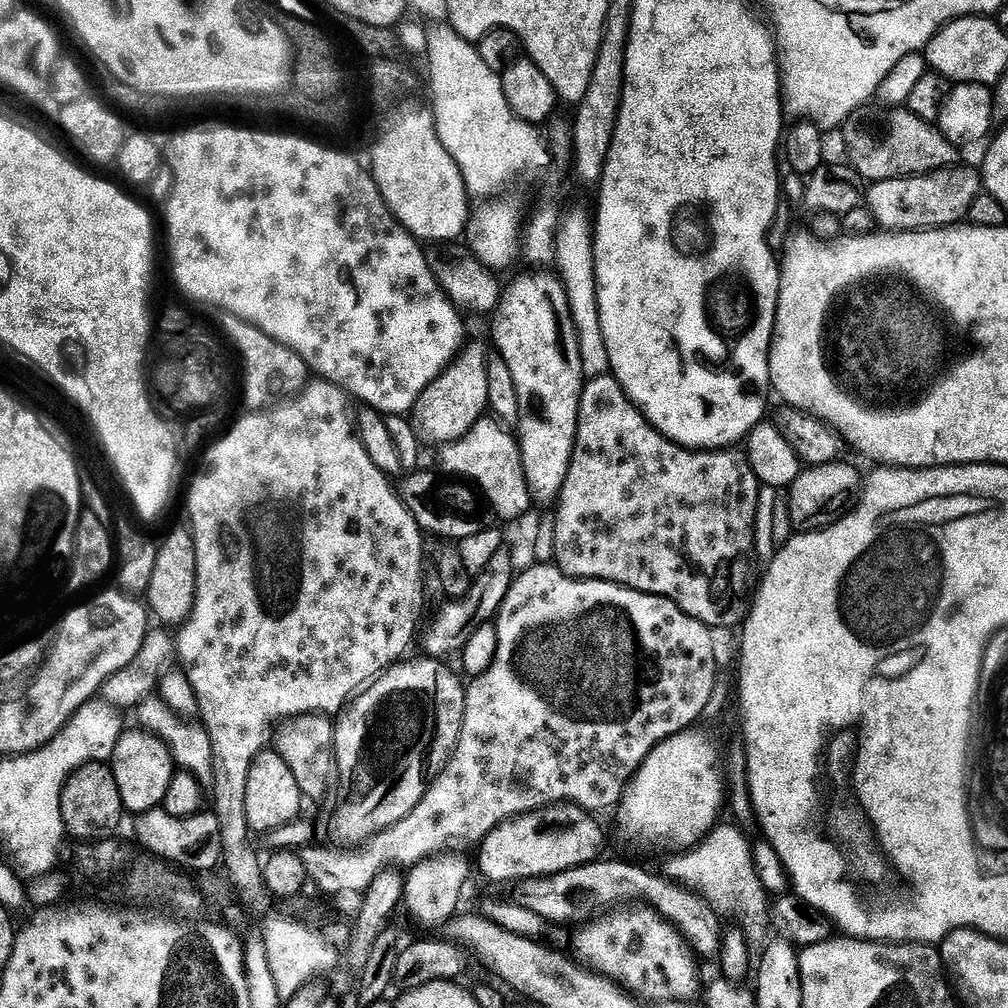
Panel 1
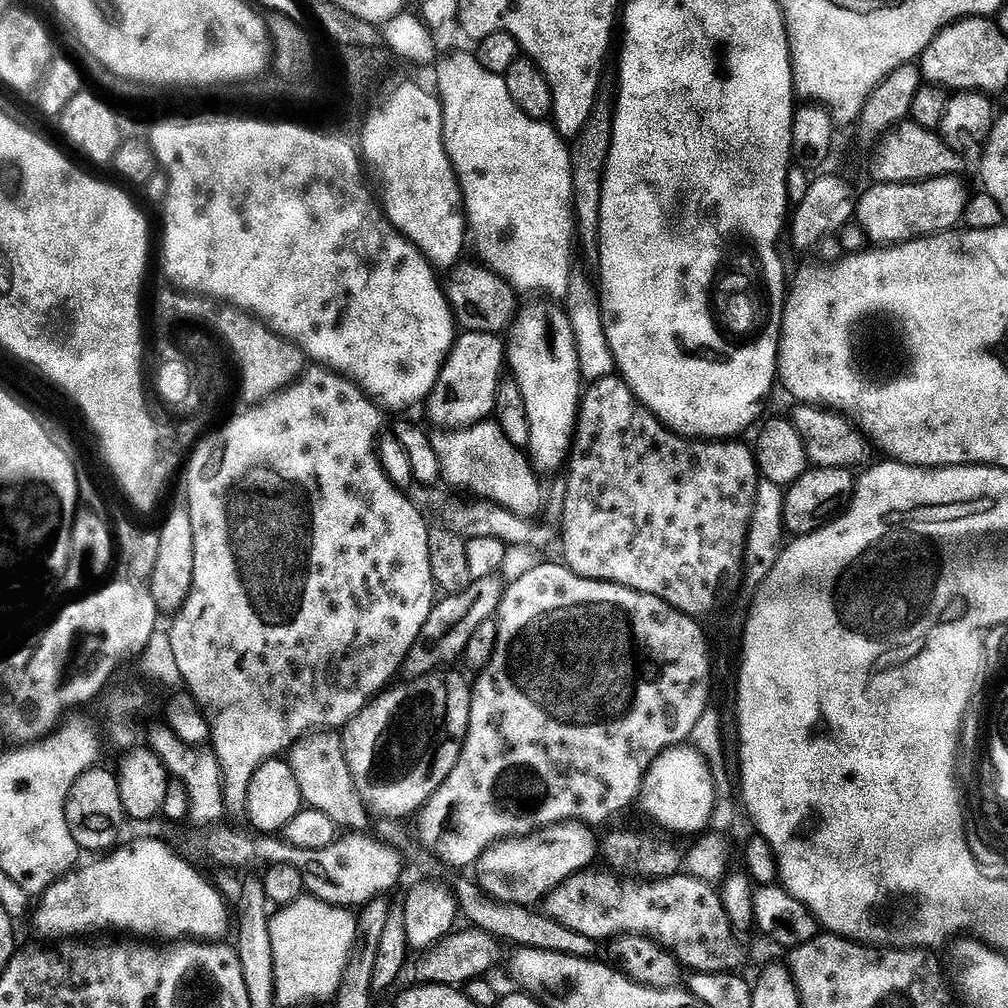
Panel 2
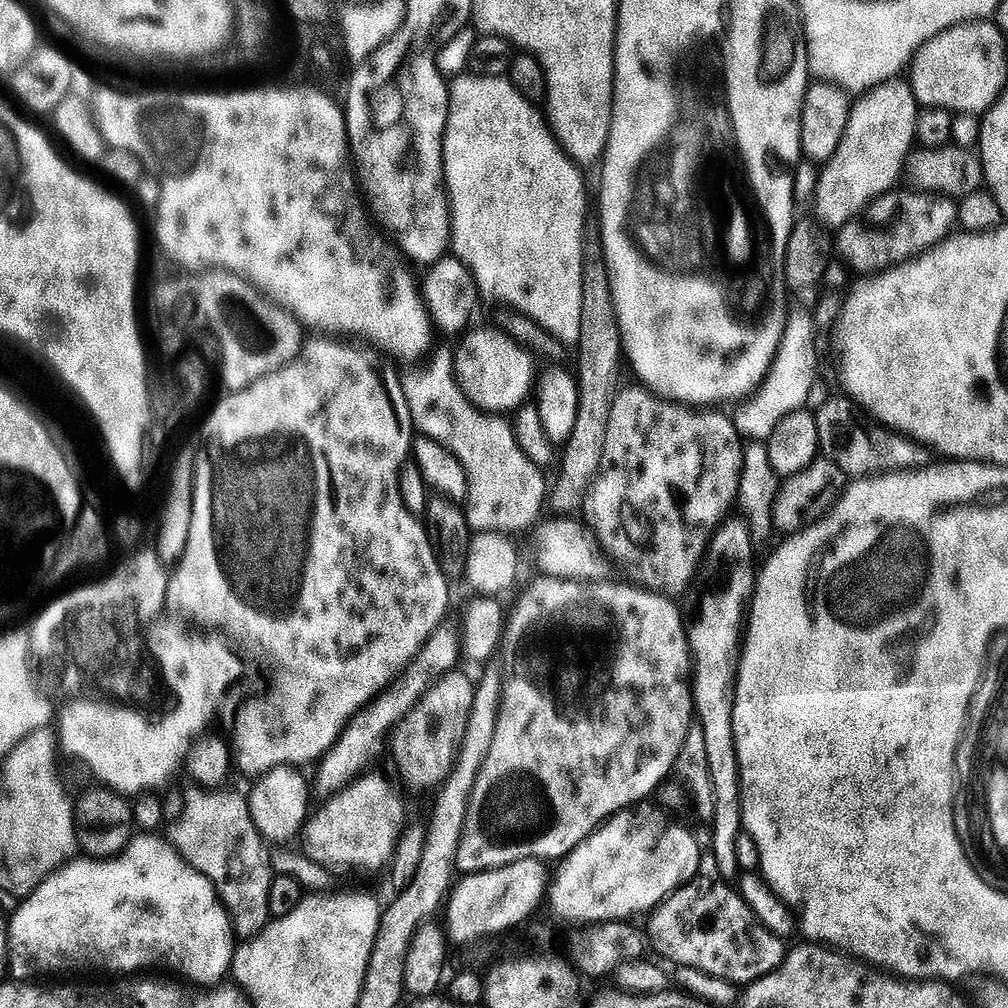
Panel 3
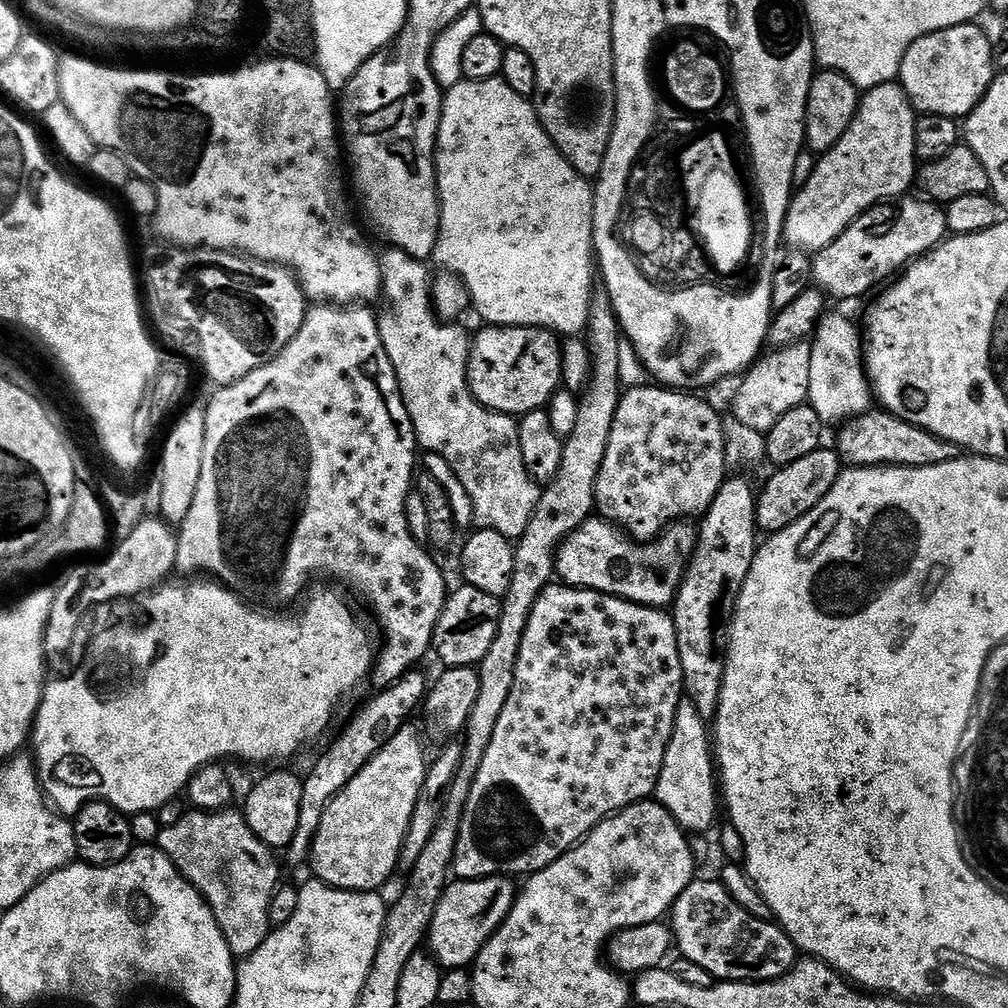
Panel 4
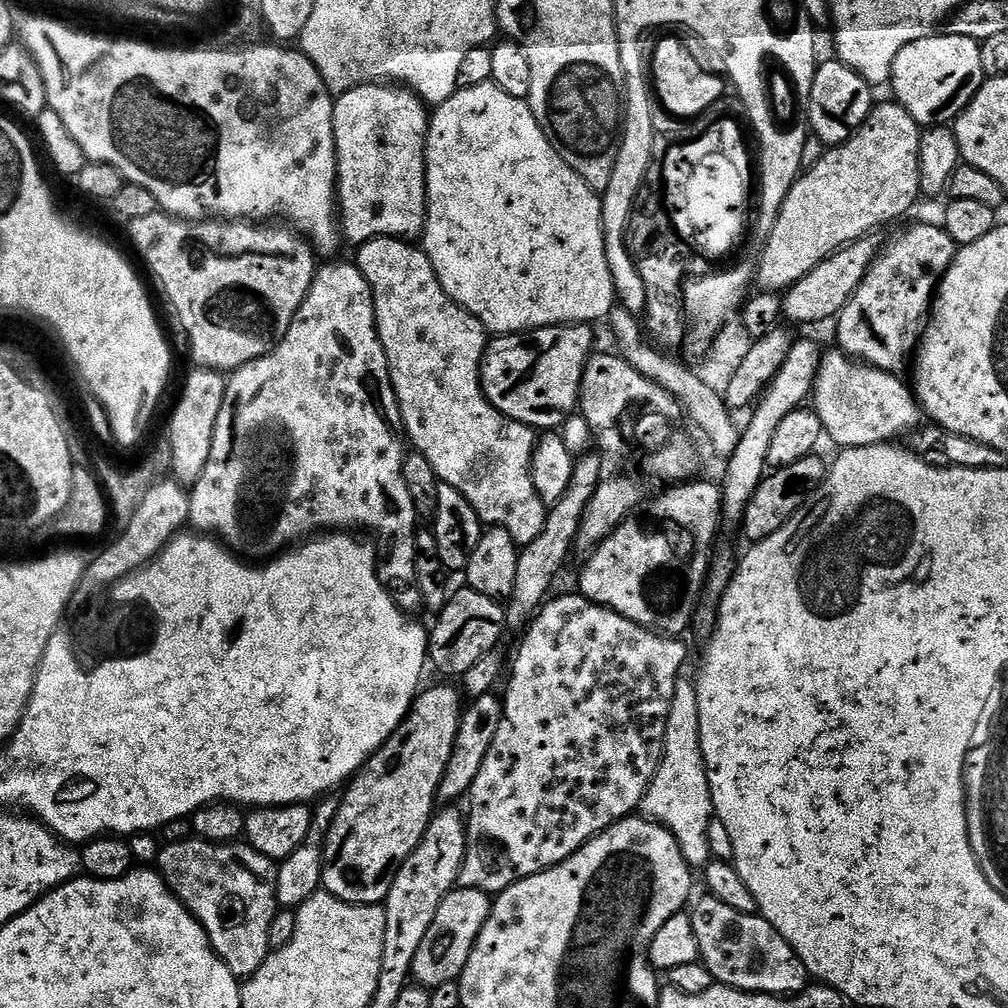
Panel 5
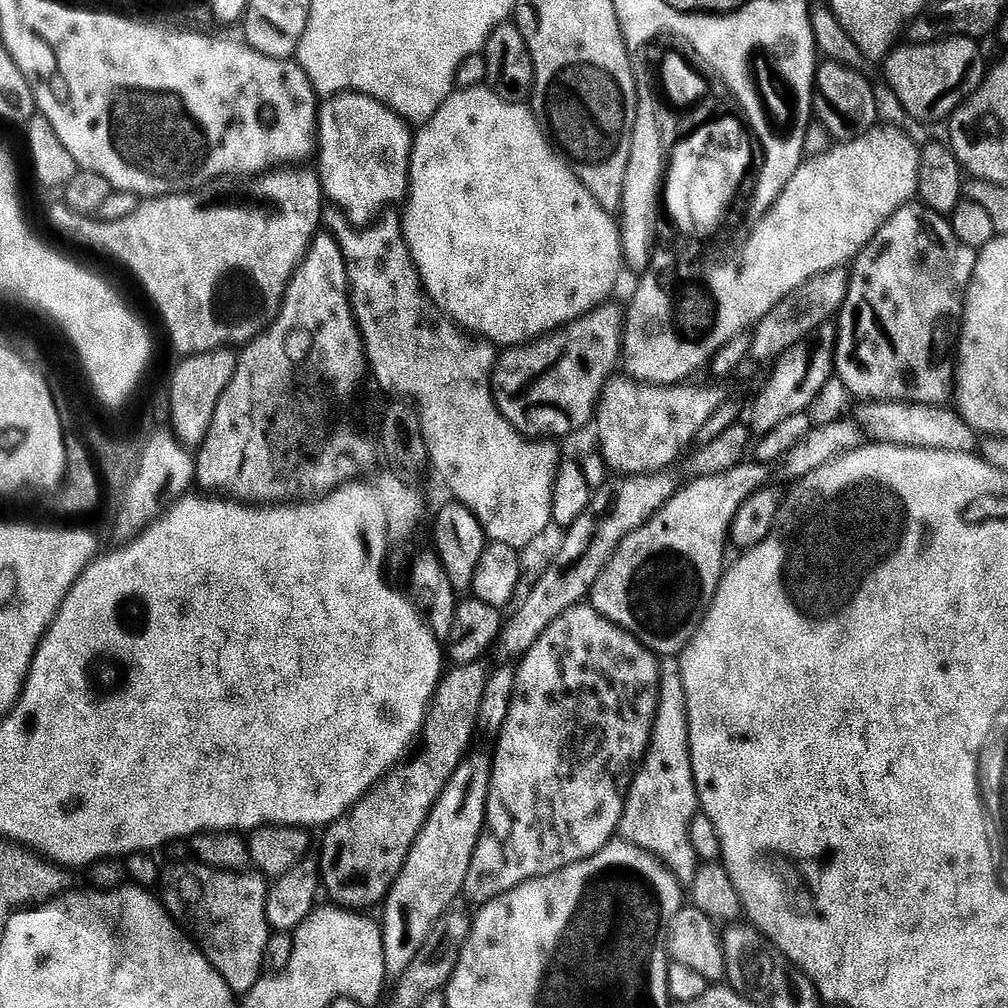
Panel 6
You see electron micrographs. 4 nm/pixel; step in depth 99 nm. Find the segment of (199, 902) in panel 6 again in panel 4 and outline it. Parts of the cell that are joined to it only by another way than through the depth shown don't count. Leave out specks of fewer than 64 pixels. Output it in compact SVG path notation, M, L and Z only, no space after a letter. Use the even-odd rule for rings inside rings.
M221 810L219 812L185 811L182 822L175 826L160 829L158 847L166 853L170 862L187 880L202 894L202 898L210 906L226 942L230 946L233 957L252 956L262 942L266 942L270 925L268 915L270 904L277 888L281 887L280 868L276 865L273 849L267 848L250 830L240 810Z

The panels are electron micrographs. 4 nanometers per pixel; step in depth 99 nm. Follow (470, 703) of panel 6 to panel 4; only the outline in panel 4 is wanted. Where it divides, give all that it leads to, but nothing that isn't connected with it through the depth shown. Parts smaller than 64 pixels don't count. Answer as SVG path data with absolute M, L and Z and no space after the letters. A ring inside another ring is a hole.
M415 723L403 724L382 746L378 754L366 767L347 784L330 802L326 814L322 814L322 826L312 843L310 868L322 883L331 888L341 888L344 892L376 892L400 868L400 852L411 828L411 819L427 780L430 765L428 748L424 745L425 733L415 728Z

